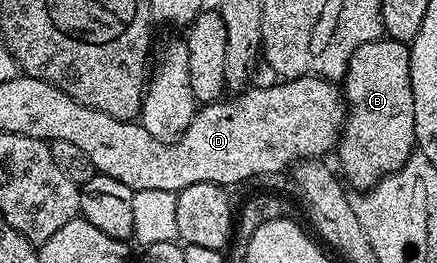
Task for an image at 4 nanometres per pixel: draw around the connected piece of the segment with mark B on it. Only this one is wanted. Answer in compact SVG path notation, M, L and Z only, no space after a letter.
M380 37L371 43L361 45L347 62L347 74L341 80L341 91L345 96L346 115L337 144L337 156L339 155L339 163L343 166L341 175L348 184L351 182L353 186L359 187L355 189L370 189L394 171L400 171L417 147L408 44Z

